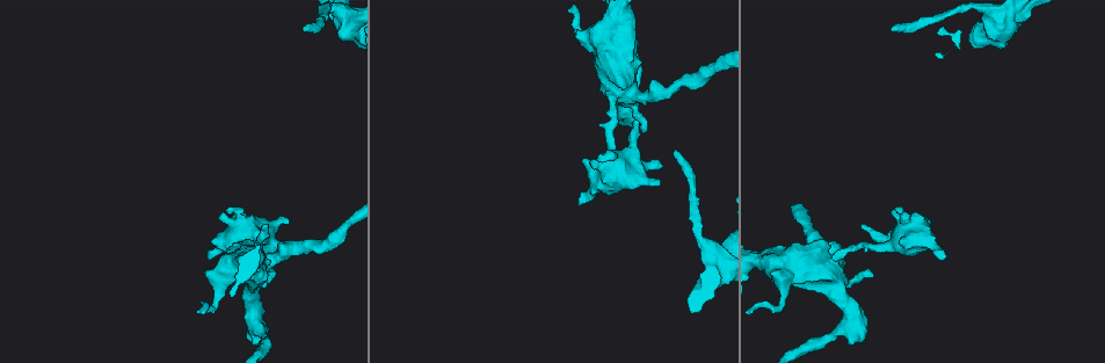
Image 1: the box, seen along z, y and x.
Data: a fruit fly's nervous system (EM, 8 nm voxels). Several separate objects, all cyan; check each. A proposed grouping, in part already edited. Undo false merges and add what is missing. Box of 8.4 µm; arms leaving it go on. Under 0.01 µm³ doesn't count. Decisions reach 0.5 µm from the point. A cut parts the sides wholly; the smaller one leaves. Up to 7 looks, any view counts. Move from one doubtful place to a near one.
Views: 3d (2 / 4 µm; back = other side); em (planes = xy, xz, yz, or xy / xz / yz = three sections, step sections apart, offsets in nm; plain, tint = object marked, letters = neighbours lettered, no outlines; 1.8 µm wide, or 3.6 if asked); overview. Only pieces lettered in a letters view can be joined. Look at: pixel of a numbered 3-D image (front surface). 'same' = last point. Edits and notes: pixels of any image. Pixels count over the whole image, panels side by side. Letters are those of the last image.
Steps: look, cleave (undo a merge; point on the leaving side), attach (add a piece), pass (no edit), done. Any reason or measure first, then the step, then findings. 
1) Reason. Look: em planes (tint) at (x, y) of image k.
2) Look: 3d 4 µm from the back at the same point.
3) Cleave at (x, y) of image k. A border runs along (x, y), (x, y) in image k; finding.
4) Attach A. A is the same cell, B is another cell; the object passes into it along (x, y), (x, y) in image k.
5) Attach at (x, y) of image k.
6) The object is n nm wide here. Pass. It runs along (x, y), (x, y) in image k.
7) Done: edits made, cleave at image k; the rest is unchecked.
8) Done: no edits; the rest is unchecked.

Branch stops here. Look: 3d 4 µm at (263, 228) of image 1.

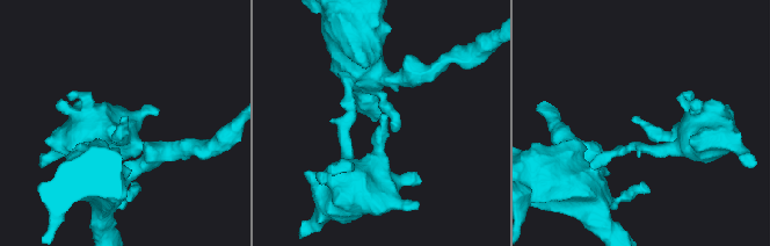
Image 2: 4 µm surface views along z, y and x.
Need the tissue. Look: em planes (tint) at (635, 121) of image 2.

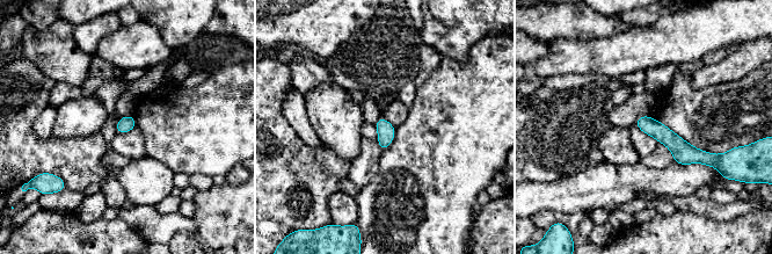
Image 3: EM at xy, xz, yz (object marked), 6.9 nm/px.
Look: em planes (letters) at the same point.

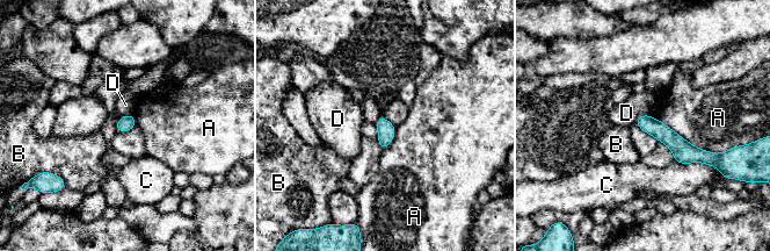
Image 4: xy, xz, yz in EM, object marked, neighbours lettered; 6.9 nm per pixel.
The object is 110 nm wide here. Pass. A, B, C and D are other cells; it runs along (639, 121), (705, 159) in image 4; no lettered piece goes on from it.

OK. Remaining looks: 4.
Free end. Look: 3d 2 µm at (578, 203) of image 1.

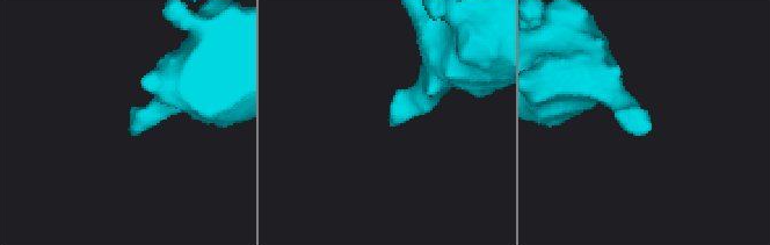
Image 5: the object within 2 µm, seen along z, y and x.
Look: em planes (tint) at (131, 131) of image 5.

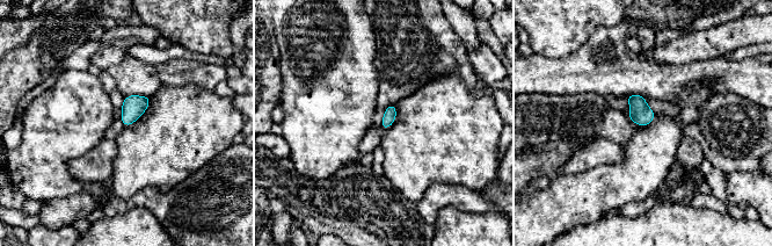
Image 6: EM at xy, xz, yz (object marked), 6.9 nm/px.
Look: em planes (letters) at the same point.

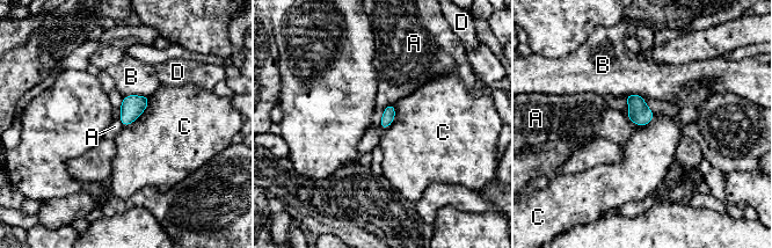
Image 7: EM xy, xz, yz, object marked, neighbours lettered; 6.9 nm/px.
Pass. A, B, C and D are other cells; a border runs along (393, 102), (385, 107), (378, 126) in image 7; none of them fits.

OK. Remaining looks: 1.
An open end. Look: em planes (letters) at (862, 342) of image 1.

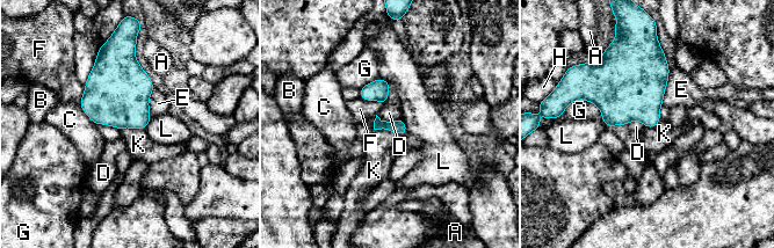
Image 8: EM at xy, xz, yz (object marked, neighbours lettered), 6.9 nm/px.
Pass. A, B, C, D, E, F, G, H, K and L are other cells; a border runs along (375, 129), (388, 129), (402, 136) in image 8; no lettered piece goes on from it.

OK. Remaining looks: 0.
Done: no edits; the rest is unchecked.

